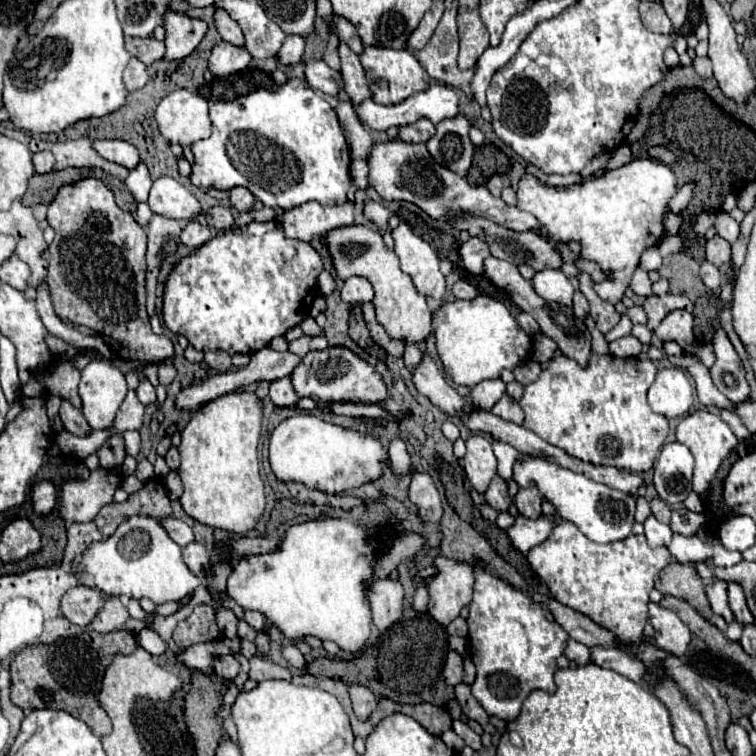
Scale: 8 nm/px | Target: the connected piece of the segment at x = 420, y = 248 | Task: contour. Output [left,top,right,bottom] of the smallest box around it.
[392,222,446,300]

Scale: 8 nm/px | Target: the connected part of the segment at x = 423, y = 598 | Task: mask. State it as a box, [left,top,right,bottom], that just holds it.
[412,586,428,612]

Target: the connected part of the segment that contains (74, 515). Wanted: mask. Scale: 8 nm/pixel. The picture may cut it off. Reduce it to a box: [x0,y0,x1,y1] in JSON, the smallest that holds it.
[62,468,120,522]

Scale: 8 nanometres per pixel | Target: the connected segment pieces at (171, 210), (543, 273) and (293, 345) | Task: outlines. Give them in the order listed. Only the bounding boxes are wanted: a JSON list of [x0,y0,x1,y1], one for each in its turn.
[[148,178,202,220],[532,270,574,306],[288,335,312,358]]

